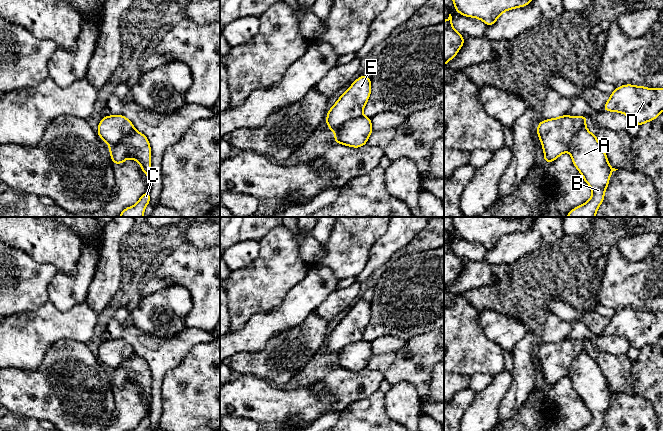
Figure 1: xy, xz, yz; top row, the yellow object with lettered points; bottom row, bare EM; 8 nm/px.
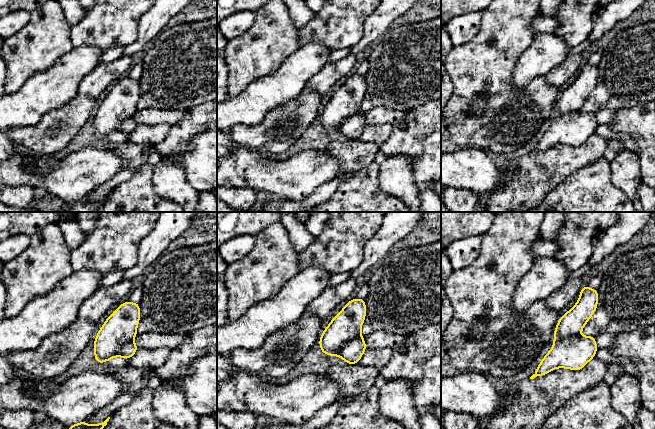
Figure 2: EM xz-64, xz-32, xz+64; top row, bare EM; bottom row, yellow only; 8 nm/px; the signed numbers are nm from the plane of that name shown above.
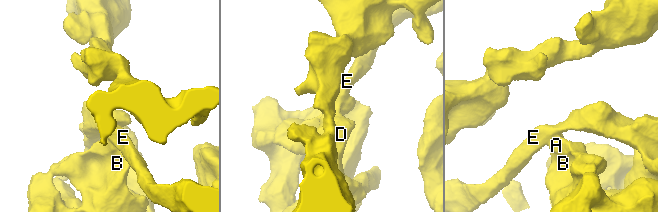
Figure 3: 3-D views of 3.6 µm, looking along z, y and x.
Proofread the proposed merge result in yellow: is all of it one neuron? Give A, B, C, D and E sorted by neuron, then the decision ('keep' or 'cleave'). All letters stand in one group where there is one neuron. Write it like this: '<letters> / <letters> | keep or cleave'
A B C D E | keep

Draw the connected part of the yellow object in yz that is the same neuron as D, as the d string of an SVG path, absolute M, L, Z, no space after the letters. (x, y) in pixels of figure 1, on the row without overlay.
M631 308L616 311L602 334L623 337L631 346L641 350L663 336L663 312Z

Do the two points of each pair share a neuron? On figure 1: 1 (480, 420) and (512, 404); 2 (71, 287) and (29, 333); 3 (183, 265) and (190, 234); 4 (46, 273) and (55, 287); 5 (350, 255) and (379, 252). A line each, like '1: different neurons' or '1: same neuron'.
1: different neurons
2: different neurons
3: different neurons
4: different neurons
5: different neurons

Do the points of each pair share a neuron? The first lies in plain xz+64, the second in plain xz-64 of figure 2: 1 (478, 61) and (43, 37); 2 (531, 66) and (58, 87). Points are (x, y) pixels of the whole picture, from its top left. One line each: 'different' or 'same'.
1: same
2: same

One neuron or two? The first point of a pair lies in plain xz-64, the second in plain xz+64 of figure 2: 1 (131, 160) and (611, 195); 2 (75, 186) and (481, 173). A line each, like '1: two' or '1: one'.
1: two
2: one

